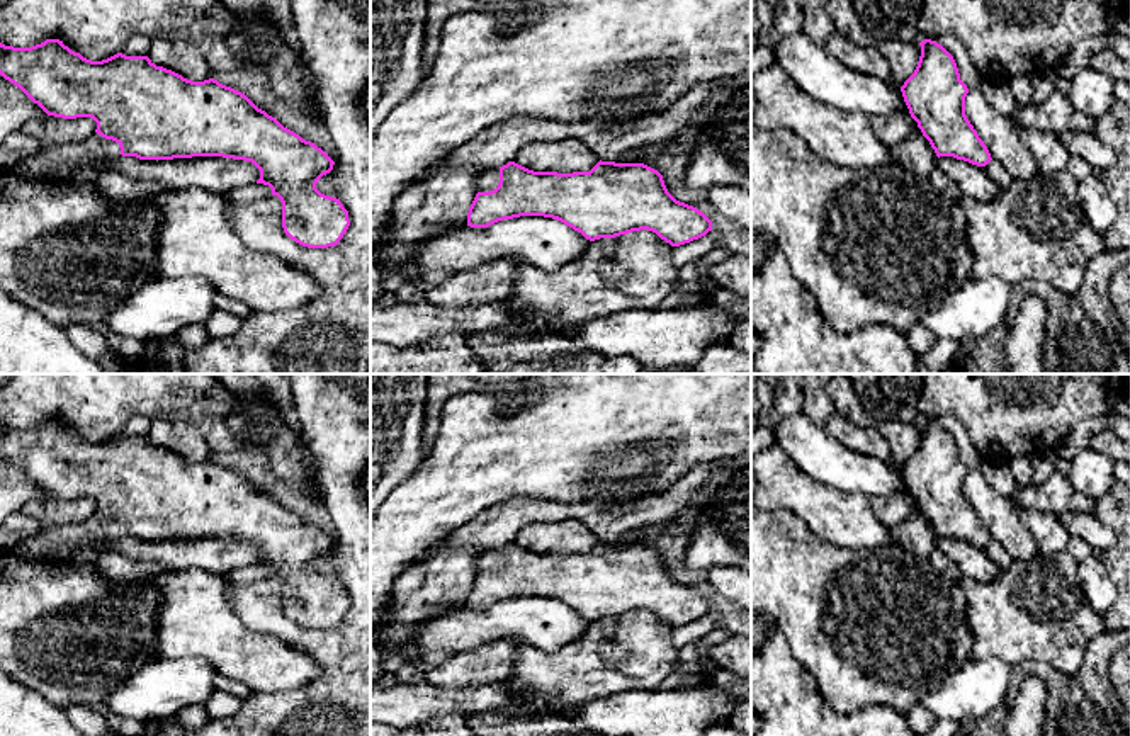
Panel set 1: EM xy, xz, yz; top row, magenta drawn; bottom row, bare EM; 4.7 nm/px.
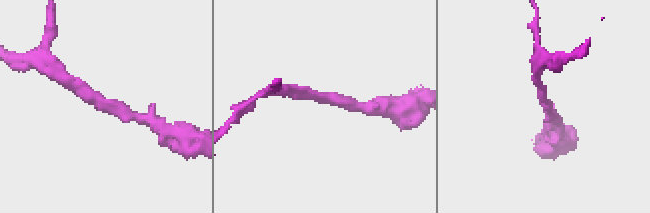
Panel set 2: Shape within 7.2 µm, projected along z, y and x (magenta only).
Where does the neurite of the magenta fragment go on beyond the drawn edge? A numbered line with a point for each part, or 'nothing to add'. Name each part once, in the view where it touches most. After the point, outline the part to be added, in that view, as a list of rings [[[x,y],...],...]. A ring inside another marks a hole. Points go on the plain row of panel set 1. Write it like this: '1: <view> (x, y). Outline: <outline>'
1: xz (488, 560). Outline: [[[500,547],[486,549],[479,554],[476,568],[477,573],[494,571],[500,564]]]

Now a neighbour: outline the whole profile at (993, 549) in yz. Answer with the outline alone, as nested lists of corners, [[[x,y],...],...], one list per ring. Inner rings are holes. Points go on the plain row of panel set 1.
[[[991,541],[984,549],[986,549],[986,554],[997,564],[997,568],[1001,571],[1004,571],[1006,568],[1009,568],[1011,563],[1014,561],[1006,552],[1006,549],[999,542],[996,542],[996,541]]]

